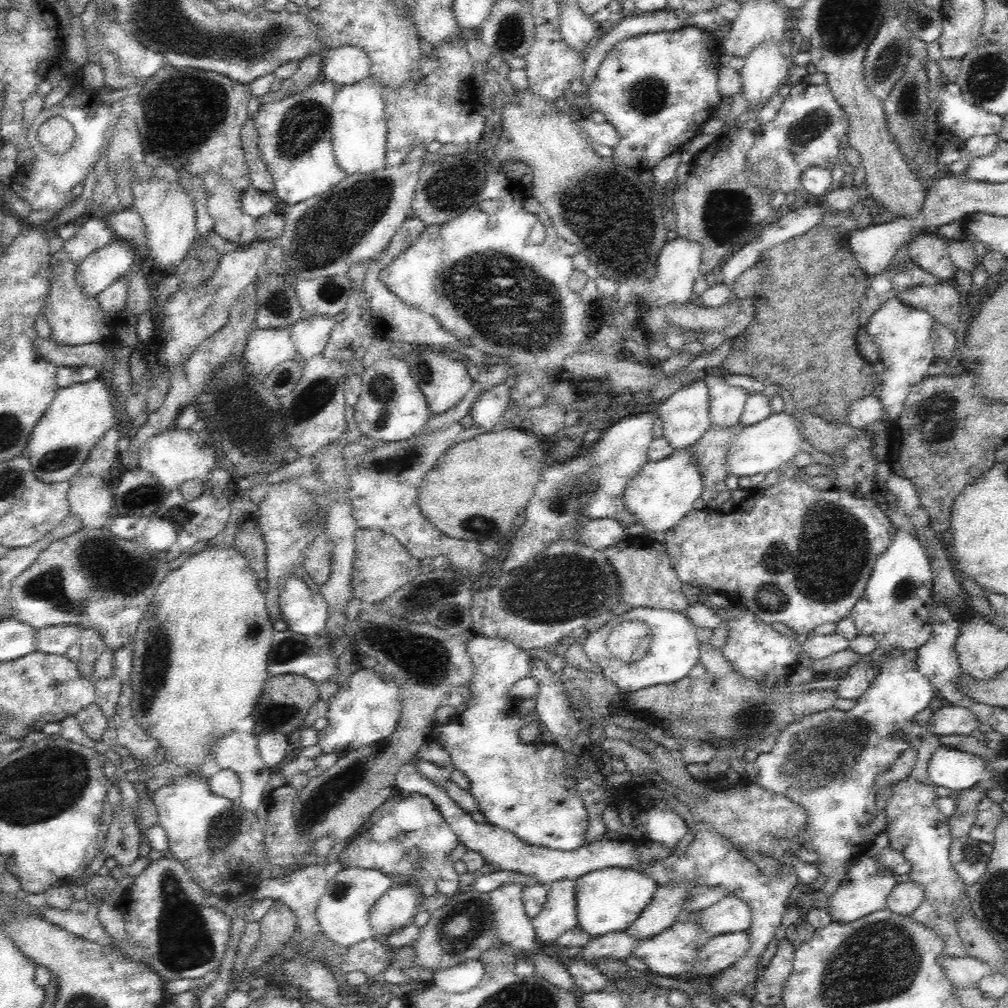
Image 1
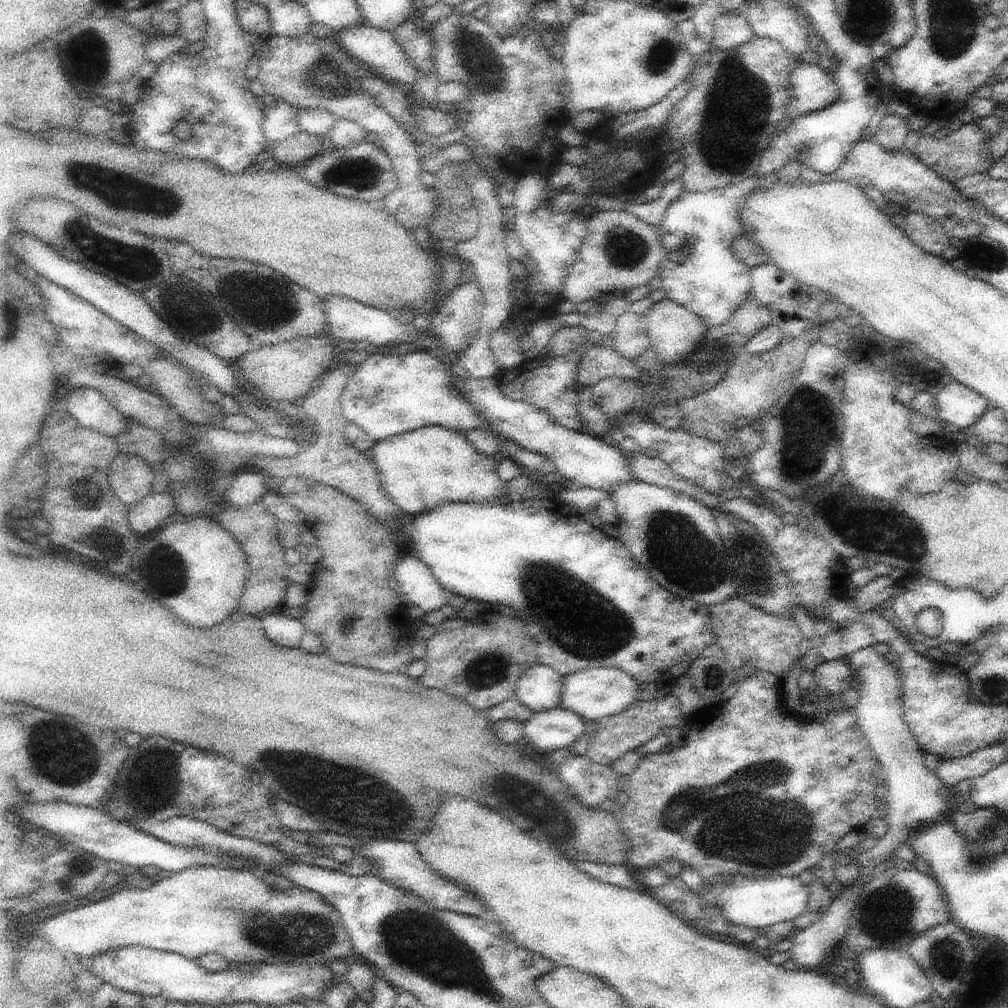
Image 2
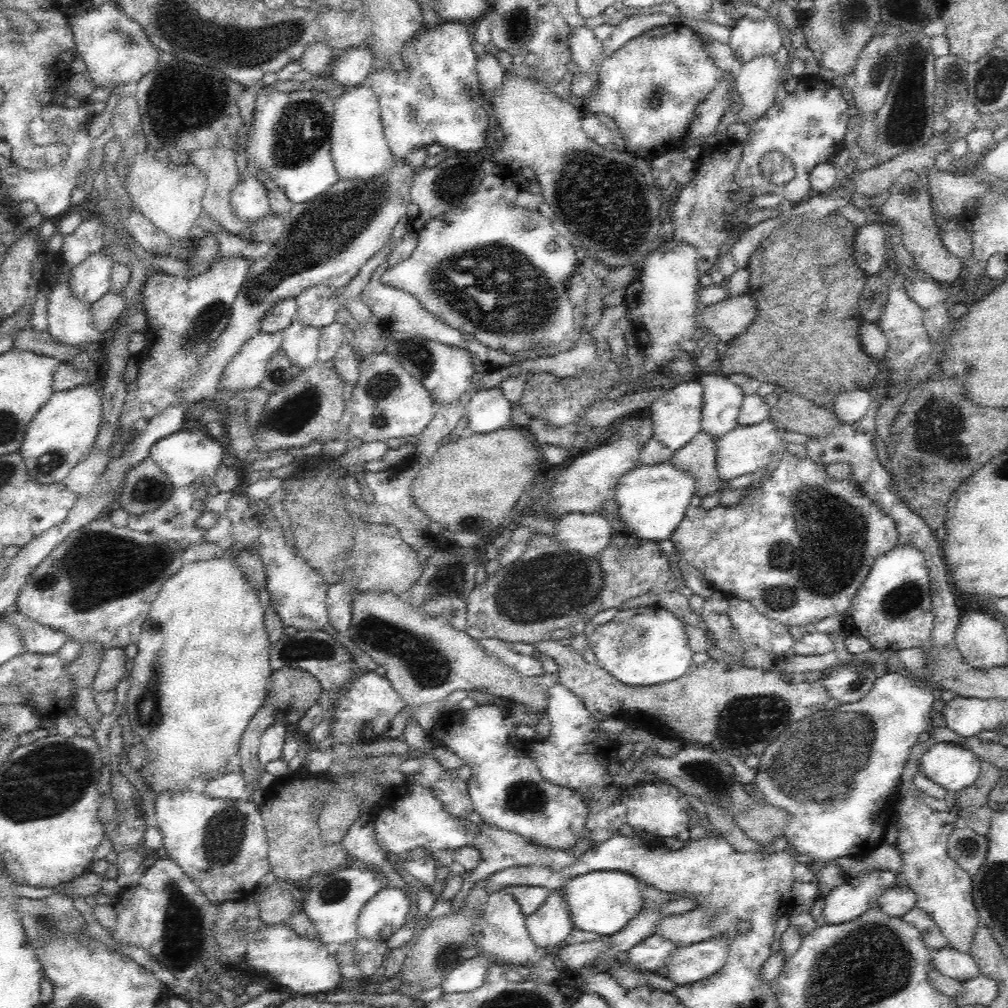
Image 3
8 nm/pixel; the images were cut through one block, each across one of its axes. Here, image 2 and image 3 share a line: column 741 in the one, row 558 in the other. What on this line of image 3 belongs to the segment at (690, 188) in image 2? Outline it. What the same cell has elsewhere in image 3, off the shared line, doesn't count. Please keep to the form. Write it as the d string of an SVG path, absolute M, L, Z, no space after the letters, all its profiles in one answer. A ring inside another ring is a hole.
M101 515L82 526L80 530L76 530L76 532L70 534L64 542L60 542L60 544L50 552L50 557L46 558L45 561L34 570L34 573L28 578L26 586L22 586L22 590L20 590L18 598L16 598L15 604L17 605L17 610L40 624L49 626L58 632L63 632L66 641L75 640L80 644L96 641L99 642L105 650L112 647L126 648L131 642L138 642L142 632L143 622L146 620L151 604L158 596L162 585L170 576L174 576L174 574L177 574L185 566L183 562L184 549L185 548L180 545L180 542L164 538L158 539L154 533L151 532L132 530L128 526L118 528L110 521L109 515Z

